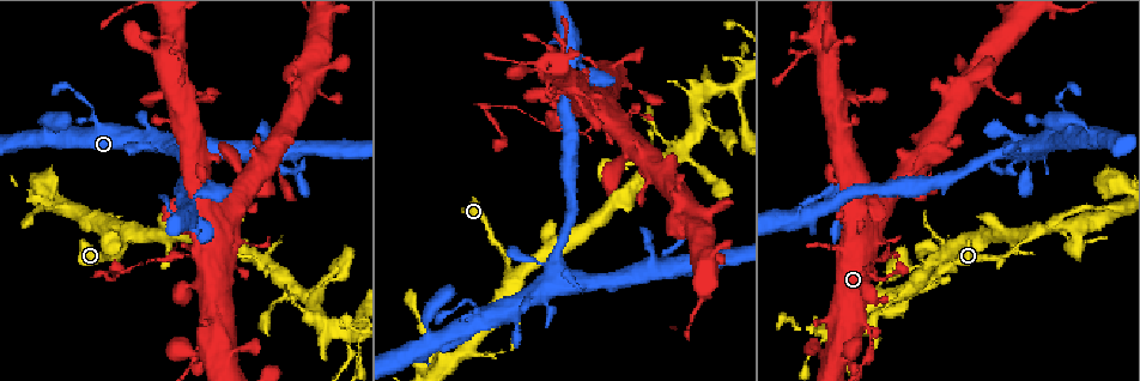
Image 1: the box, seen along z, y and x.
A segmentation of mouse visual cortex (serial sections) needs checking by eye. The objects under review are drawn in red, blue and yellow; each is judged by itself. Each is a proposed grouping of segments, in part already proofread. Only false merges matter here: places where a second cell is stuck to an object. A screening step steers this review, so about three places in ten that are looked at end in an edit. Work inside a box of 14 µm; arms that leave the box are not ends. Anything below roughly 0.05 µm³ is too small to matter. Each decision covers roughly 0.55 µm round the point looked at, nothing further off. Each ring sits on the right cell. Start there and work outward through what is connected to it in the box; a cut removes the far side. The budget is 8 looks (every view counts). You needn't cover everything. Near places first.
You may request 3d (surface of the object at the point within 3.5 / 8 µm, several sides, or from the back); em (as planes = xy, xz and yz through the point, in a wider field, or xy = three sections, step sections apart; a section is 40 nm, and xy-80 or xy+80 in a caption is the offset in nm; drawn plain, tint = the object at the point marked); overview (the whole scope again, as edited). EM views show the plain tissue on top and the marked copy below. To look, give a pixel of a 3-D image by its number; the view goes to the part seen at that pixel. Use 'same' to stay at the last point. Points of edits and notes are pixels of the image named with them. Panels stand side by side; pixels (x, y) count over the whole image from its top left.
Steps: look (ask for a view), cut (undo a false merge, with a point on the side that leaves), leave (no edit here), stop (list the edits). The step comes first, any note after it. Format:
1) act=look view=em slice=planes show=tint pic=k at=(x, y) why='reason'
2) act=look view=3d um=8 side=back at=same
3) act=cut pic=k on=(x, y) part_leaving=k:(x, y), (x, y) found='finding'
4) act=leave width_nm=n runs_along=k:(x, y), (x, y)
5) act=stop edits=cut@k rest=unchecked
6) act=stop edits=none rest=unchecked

act=look view=3d um=3.5 pic=1 at=(480, 311) why='calibre changes'

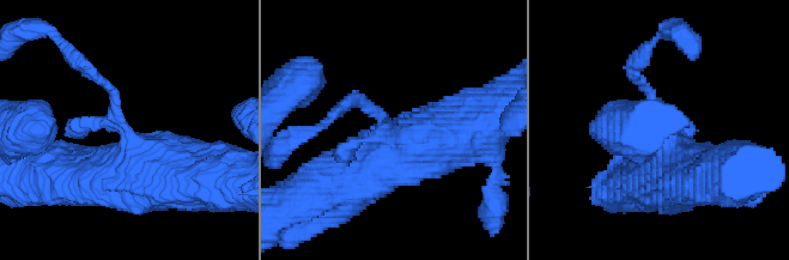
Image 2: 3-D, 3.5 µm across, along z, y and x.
act=look view=em slice=xy step=5 show=tint pic=2 at=(387, 128) why='need the tissue'

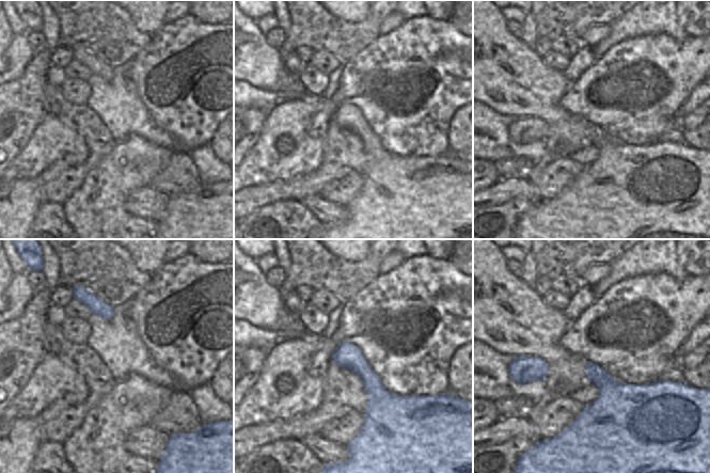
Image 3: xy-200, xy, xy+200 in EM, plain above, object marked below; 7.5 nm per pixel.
act=leave found='one cell here'

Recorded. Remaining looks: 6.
act=look view=em slice=xy step=5 show=tint pic=1 at=(872, 242)

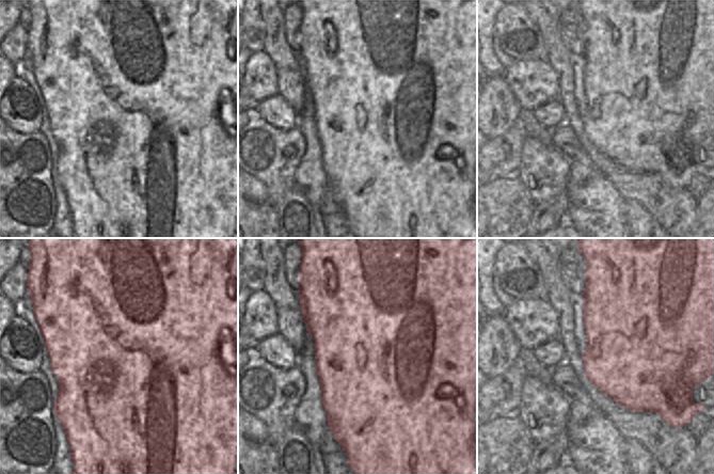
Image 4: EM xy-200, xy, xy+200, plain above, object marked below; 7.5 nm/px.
act=look view=3d um=3.5 at=same

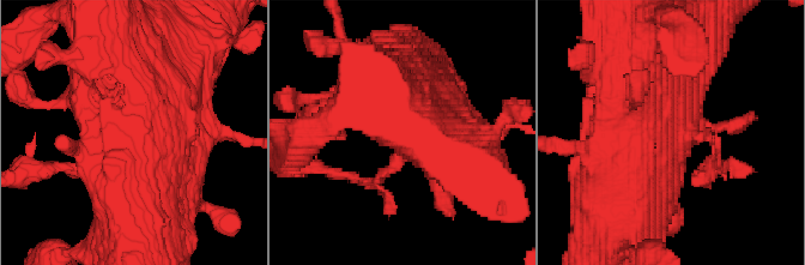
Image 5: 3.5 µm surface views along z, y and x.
act=cut pic=5 on=(731, 167) part_leaving=5:(701, 136), (716, 148), (707, 169) found='a second cell is stuck on'

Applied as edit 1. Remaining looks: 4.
act=look view=3d um=3.5 pic=1 at=(835, 181) why='abrupt turn'

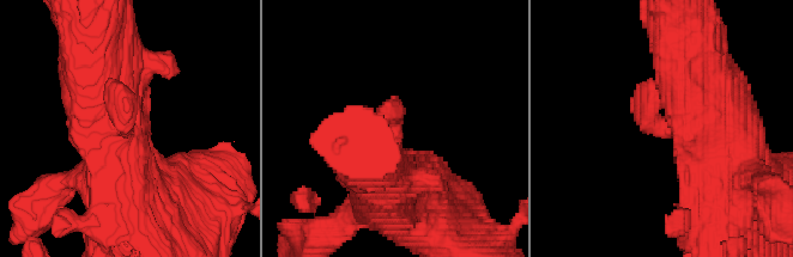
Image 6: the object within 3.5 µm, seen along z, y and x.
act=look view=em slice=xy step=1 show=tint pic=6 at=(123, 132)

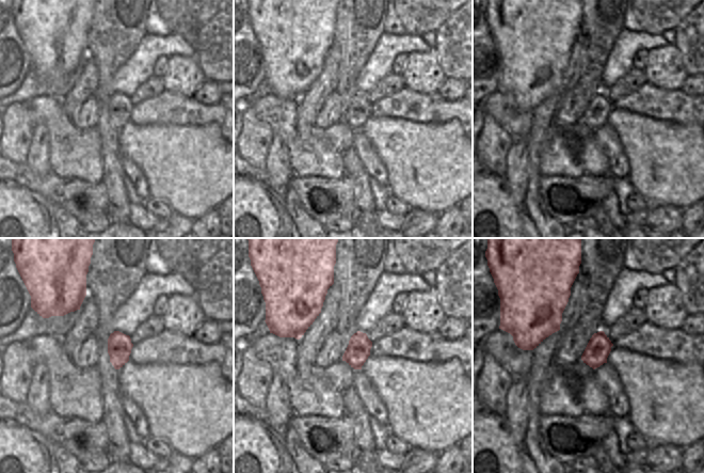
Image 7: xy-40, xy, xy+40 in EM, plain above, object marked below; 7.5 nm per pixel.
act=leave width_nm=180 runs_along=6:(727, 159), (709, 90), (675, 28) found='all the same cell'

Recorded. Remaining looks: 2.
act=look view=3d um=3.5 pic=1 at=(353, 351)

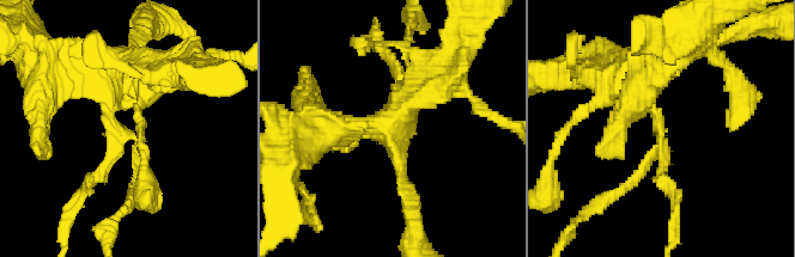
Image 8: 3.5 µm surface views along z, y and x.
act=look view=em slice=xy step=3 show=tint pic=8 at=(657, 131) arms=3 arm_widths_nm=100,150,300 why='shape alone is not enough'

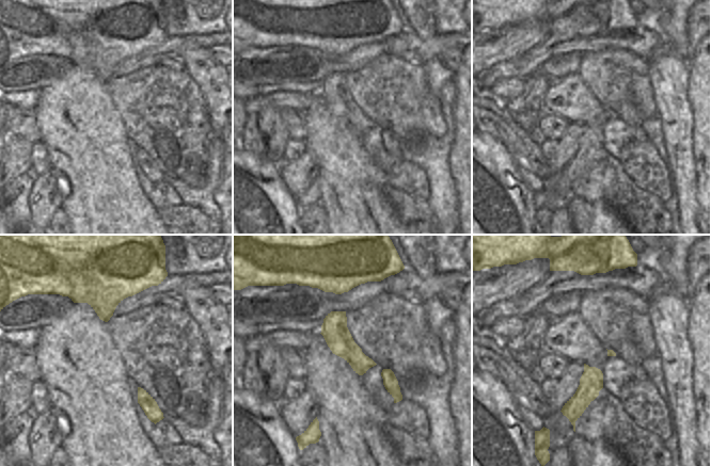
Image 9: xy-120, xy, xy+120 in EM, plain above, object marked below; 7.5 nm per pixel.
act=cut pic=8 on=(637, 175) found='two cells meet here'

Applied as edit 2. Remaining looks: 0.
act=stop edits=cut@5,cut@8 rest=unchecked

